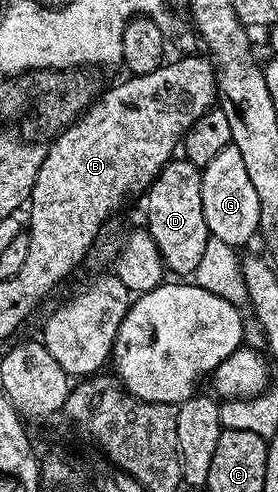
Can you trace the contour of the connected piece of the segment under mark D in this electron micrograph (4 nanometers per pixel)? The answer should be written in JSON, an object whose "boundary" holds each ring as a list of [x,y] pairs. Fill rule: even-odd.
{"boundary":[[[170,159],[149,186],[148,197],[149,202],[145,205],[145,217],[149,220],[147,228],[151,239],[155,239],[155,247],[159,247],[166,270],[170,274],[193,275],[211,236],[203,219],[201,169],[184,159]]]}

